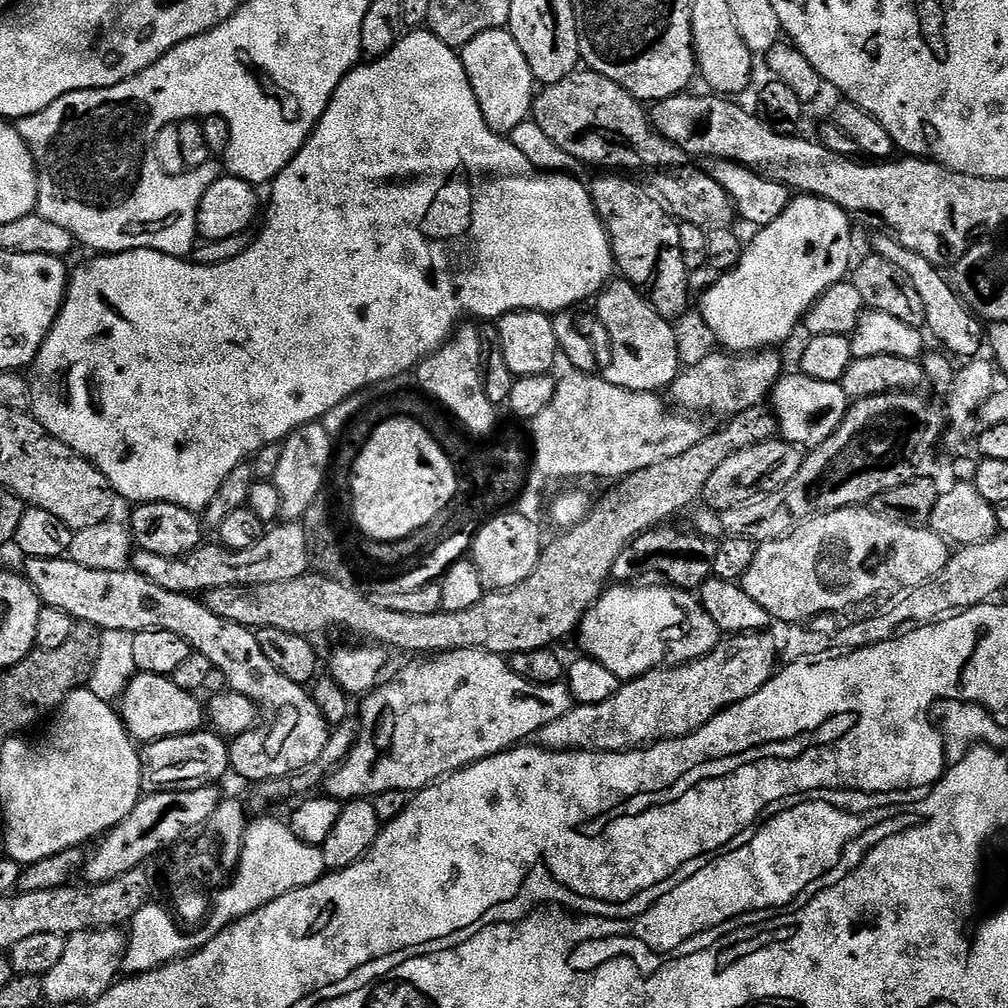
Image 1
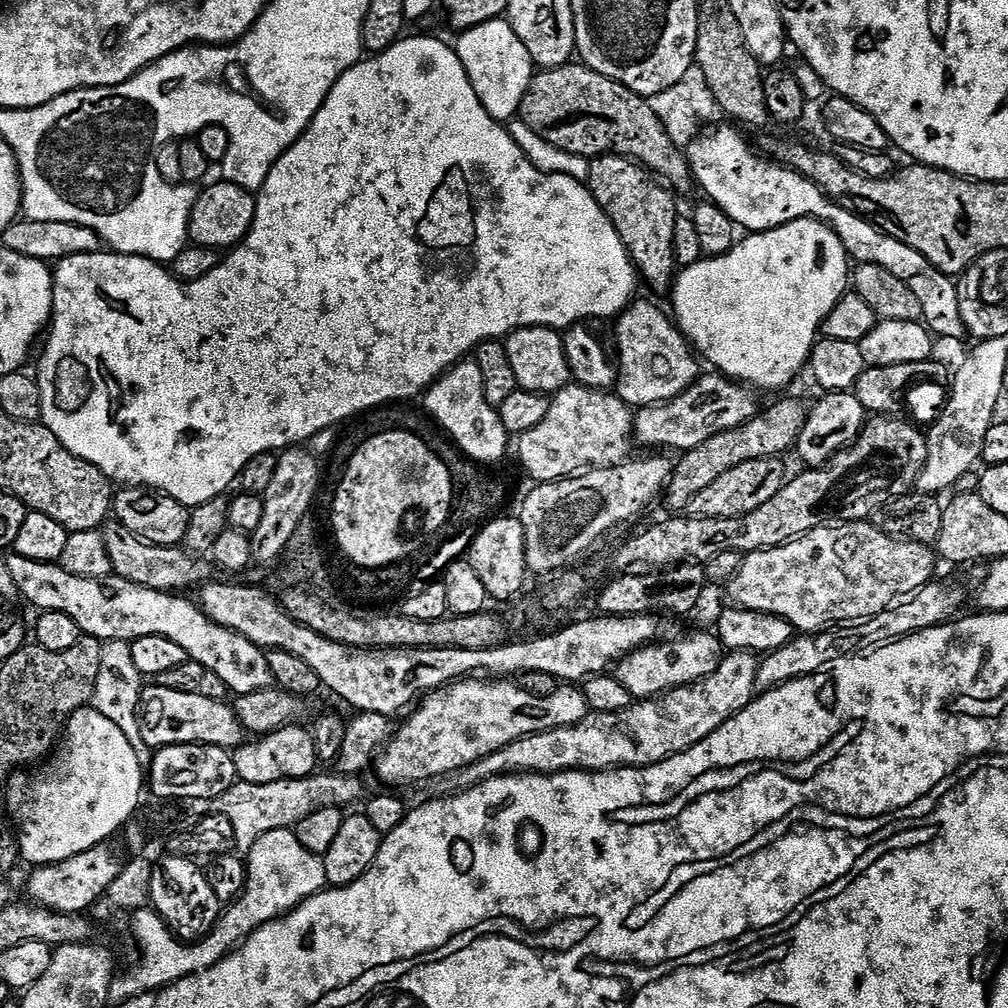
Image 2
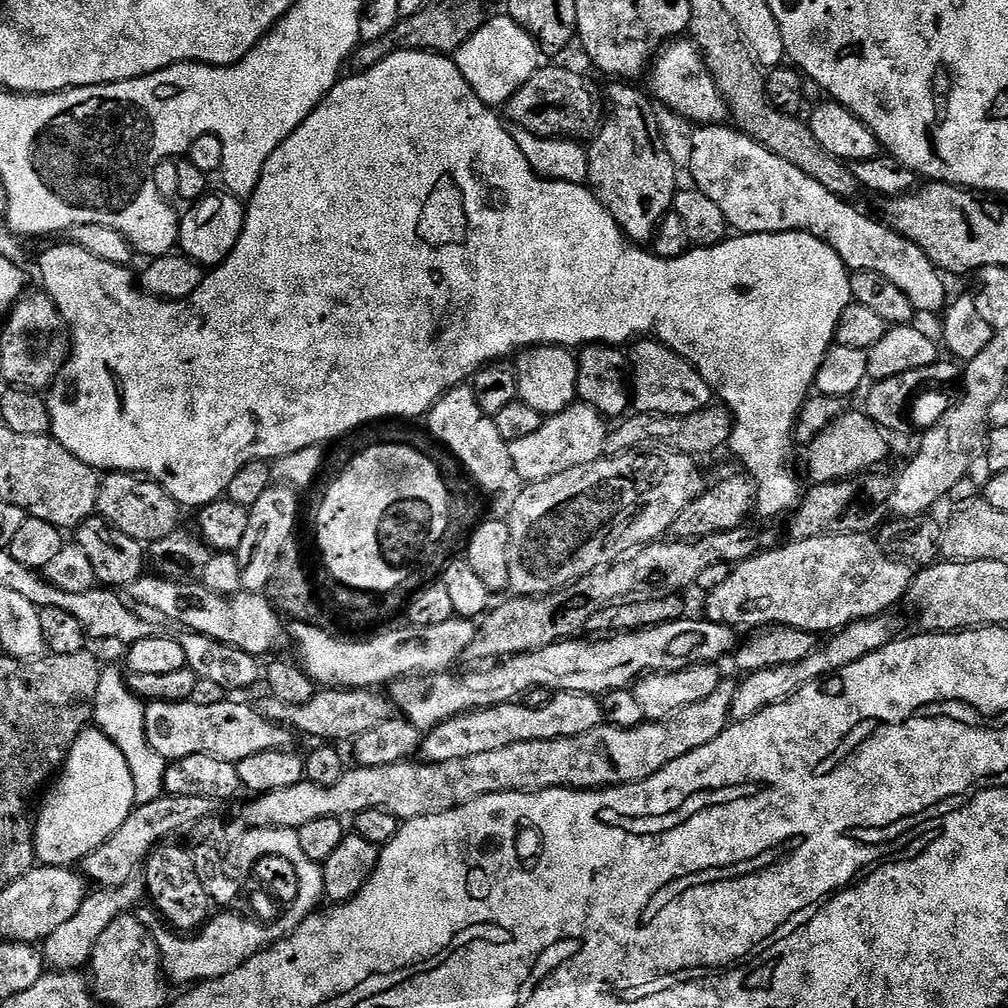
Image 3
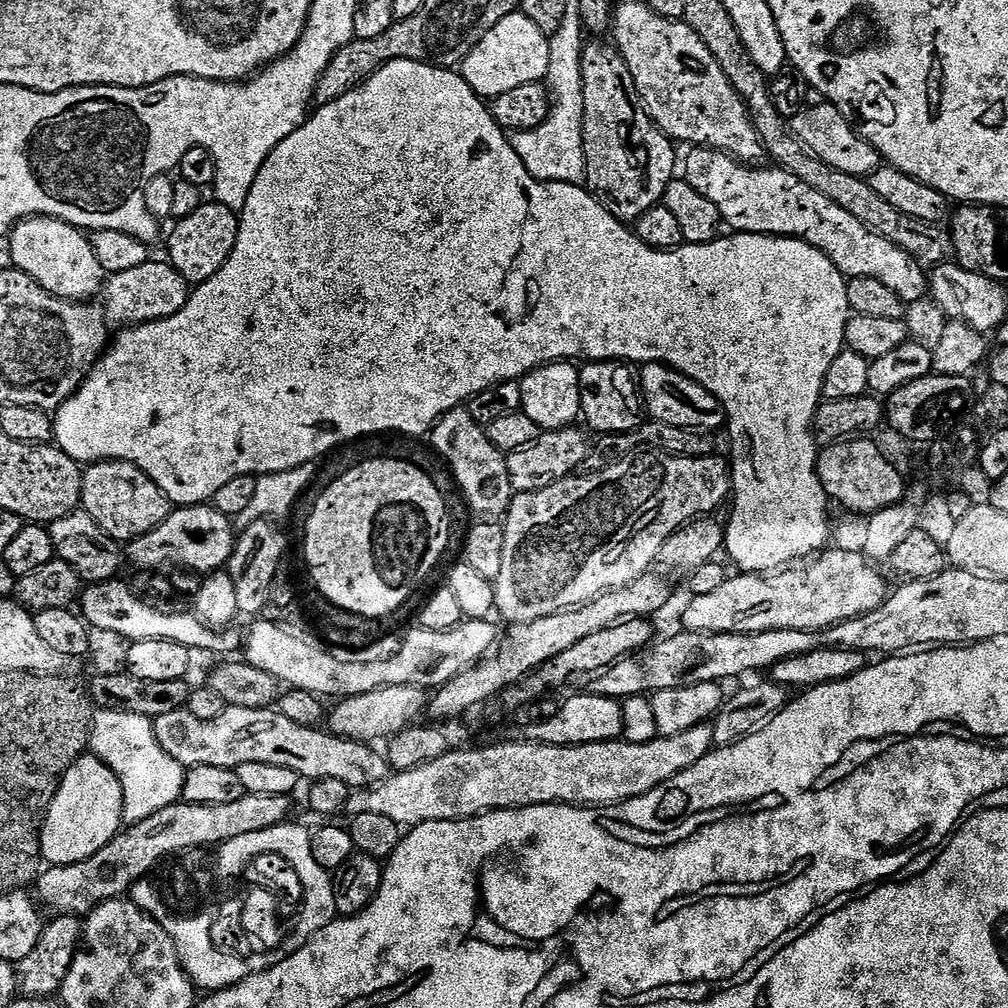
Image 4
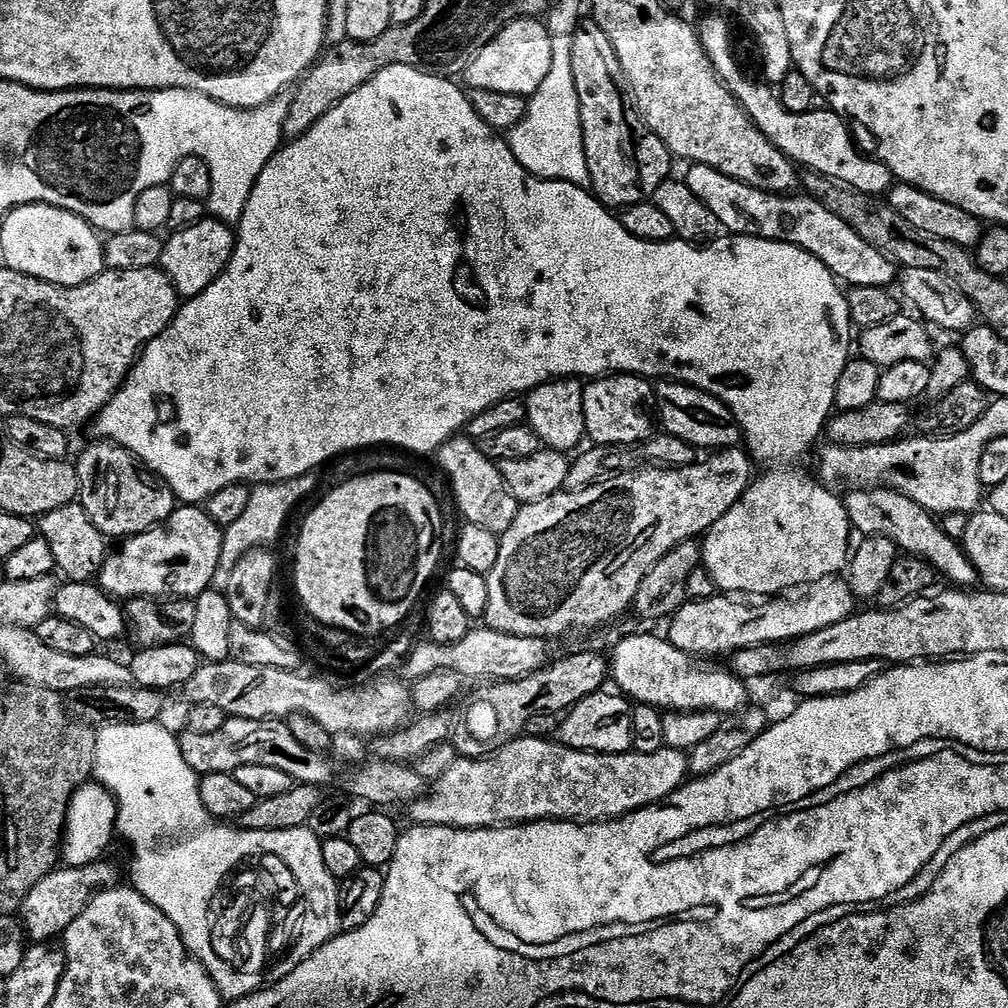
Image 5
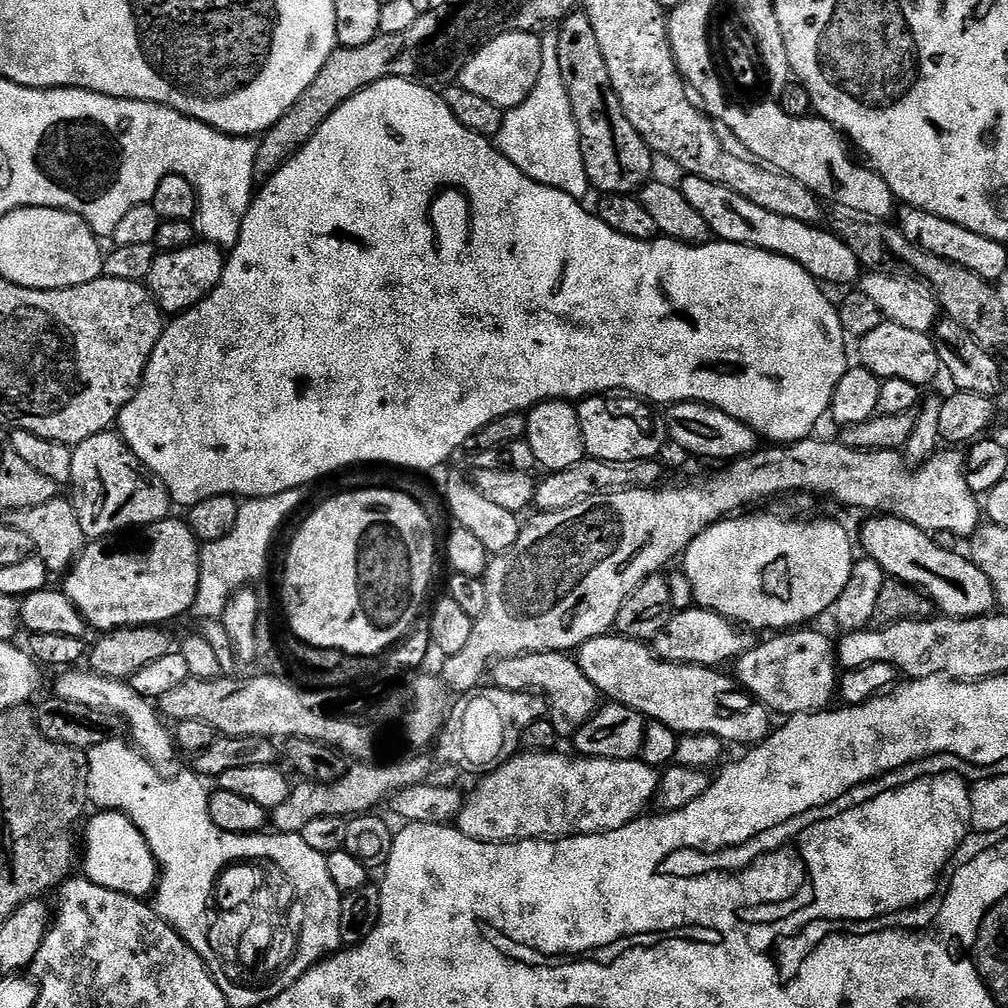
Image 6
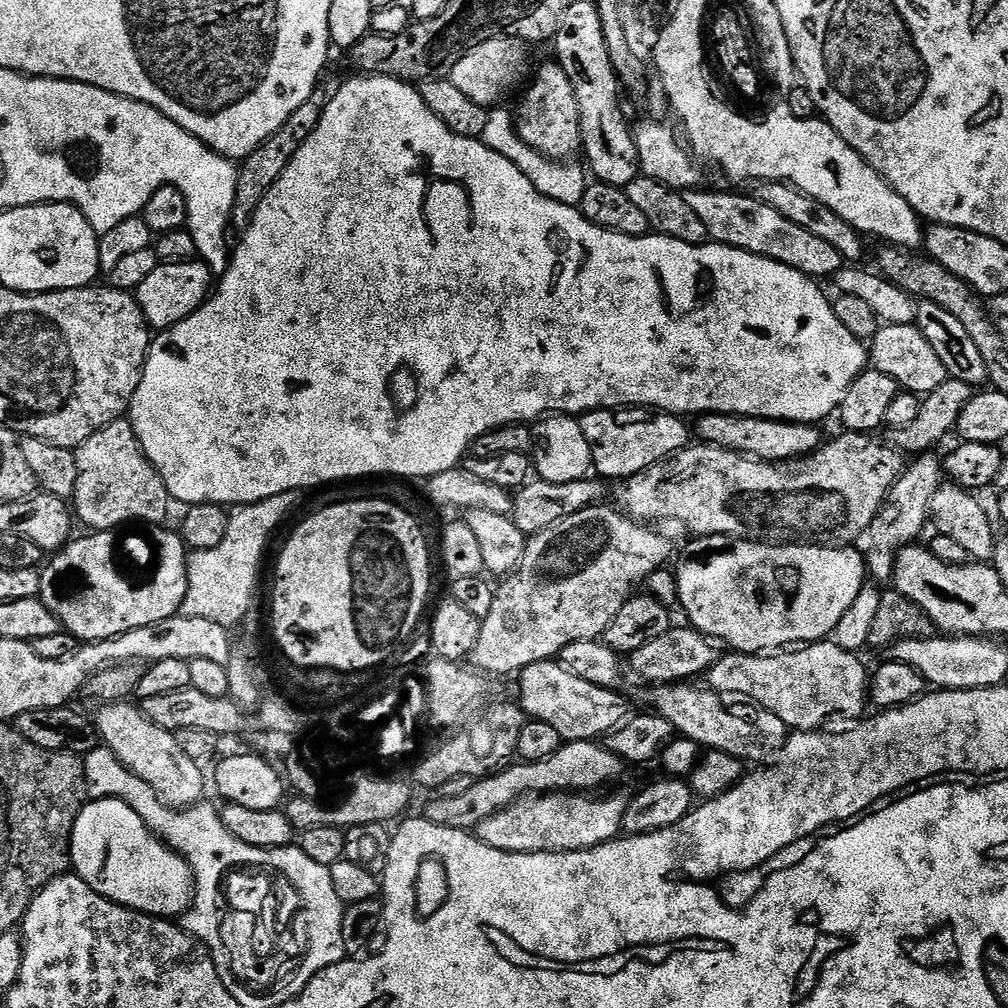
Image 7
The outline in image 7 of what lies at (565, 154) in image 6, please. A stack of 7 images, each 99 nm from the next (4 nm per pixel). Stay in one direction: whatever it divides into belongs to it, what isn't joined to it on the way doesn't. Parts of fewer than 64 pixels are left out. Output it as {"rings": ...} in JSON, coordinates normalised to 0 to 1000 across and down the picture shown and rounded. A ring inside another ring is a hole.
{"rings":[[[492,105],[484,111],[478,138],[482,145],[486,145],[486,149],[498,153],[498,157],[506,157],[506,161],[510,161],[510,165],[514,165],[514,169],[518,169],[518,173],[522,173],[524,180],[542,196],[568,204],[574,203],[578,199],[581,186],[580,168],[576,164],[575,168],[573,164],[567,163],[571,161],[545,159],[543,155],[534,153],[534,149],[522,145],[522,141],[518,141],[518,137],[512,132],[512,120],[505,108],[503,111],[500,105]]]}

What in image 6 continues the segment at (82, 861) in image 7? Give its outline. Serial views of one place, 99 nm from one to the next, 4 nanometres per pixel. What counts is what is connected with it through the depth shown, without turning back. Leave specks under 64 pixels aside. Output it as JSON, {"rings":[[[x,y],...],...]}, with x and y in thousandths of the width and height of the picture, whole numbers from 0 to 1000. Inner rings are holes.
{"rings":[[[99,804],[87,817],[87,826],[81,829],[82,868],[97,879],[121,885],[126,889],[147,891],[155,884],[157,858],[145,831],[122,806]]]}

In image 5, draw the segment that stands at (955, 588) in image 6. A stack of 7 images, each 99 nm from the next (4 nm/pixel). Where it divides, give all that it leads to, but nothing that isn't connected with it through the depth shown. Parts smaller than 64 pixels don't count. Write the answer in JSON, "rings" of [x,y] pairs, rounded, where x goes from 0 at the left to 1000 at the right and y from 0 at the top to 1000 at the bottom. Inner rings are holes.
{"rings":[[[851,484],[836,493],[837,505],[841,508],[841,518],[854,533],[878,532],[886,536],[894,549],[918,556],[929,564],[934,572],[941,575],[941,580],[960,585],[969,578],[966,562],[960,557],[955,543],[948,540],[932,524],[930,513],[920,508],[911,498],[899,494],[882,484]]]}

